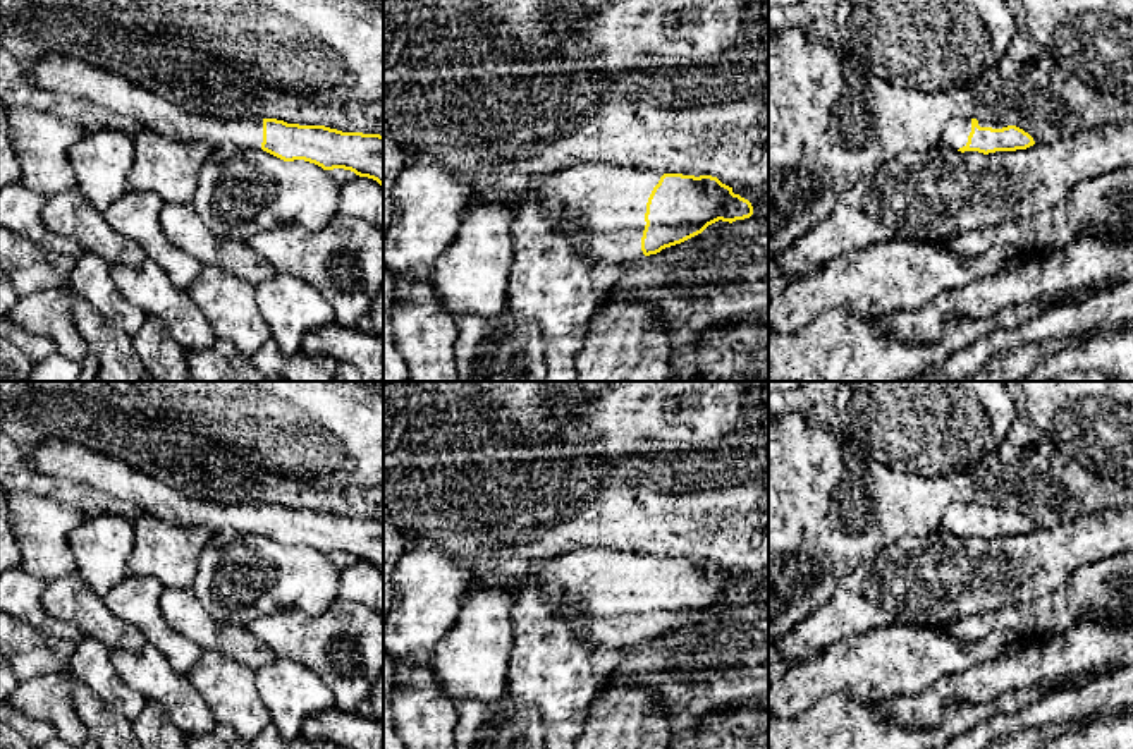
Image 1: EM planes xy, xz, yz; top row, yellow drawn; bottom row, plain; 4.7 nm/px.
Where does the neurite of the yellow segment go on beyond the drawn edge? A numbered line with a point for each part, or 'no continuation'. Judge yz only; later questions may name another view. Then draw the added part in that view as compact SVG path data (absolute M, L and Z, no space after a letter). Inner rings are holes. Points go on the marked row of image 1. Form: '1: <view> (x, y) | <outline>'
1: yz (956, 131) | M954 117L946 124L942 131L940 146L944 149L959 149L966 146L970 132L971 132L971 119Z

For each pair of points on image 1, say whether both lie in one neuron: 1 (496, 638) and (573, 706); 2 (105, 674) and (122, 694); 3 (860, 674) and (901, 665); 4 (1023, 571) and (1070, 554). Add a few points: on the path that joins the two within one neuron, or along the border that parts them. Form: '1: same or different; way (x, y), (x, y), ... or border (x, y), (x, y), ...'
1: different; border (509, 608), (511, 651), (506, 689)
2: same; way (107, 679), (117, 689)
3: same; way (870, 667), (891, 665)
4: same; way (1035, 564), (1058, 554)

